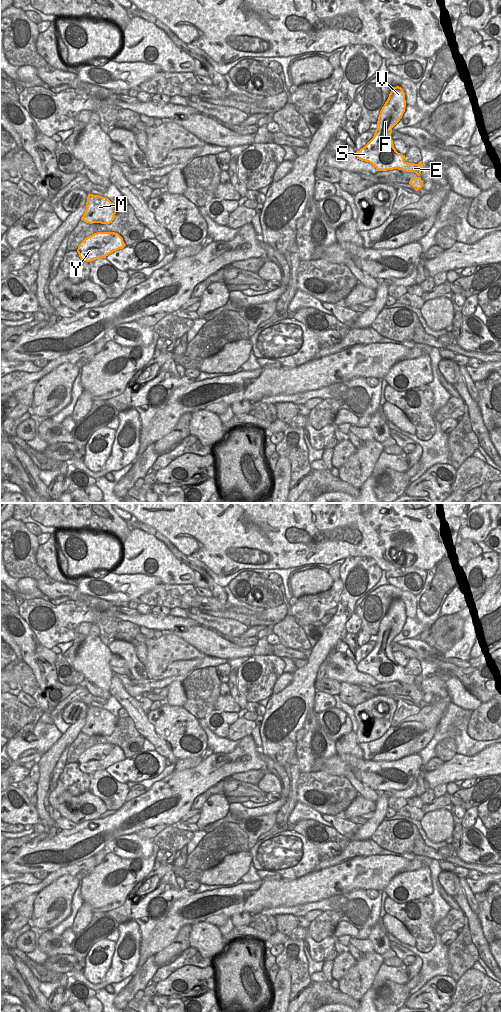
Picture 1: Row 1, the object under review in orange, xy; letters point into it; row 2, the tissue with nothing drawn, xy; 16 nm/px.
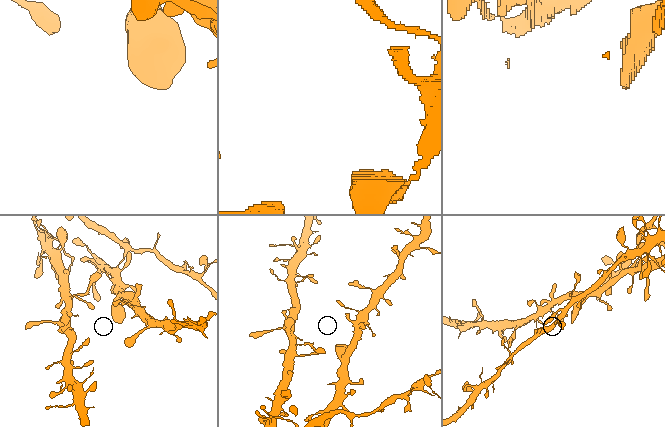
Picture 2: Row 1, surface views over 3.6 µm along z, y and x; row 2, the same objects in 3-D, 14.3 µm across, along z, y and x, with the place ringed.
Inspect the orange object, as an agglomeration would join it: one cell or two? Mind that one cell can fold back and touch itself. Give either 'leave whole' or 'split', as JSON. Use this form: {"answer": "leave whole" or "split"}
{"answer": "leave whole"}

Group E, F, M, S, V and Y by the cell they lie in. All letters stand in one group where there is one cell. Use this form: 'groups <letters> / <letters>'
groups E F M S V Y

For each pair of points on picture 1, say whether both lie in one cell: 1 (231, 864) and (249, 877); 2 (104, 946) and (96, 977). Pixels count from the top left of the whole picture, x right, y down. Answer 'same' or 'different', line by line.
1: different
2: same

